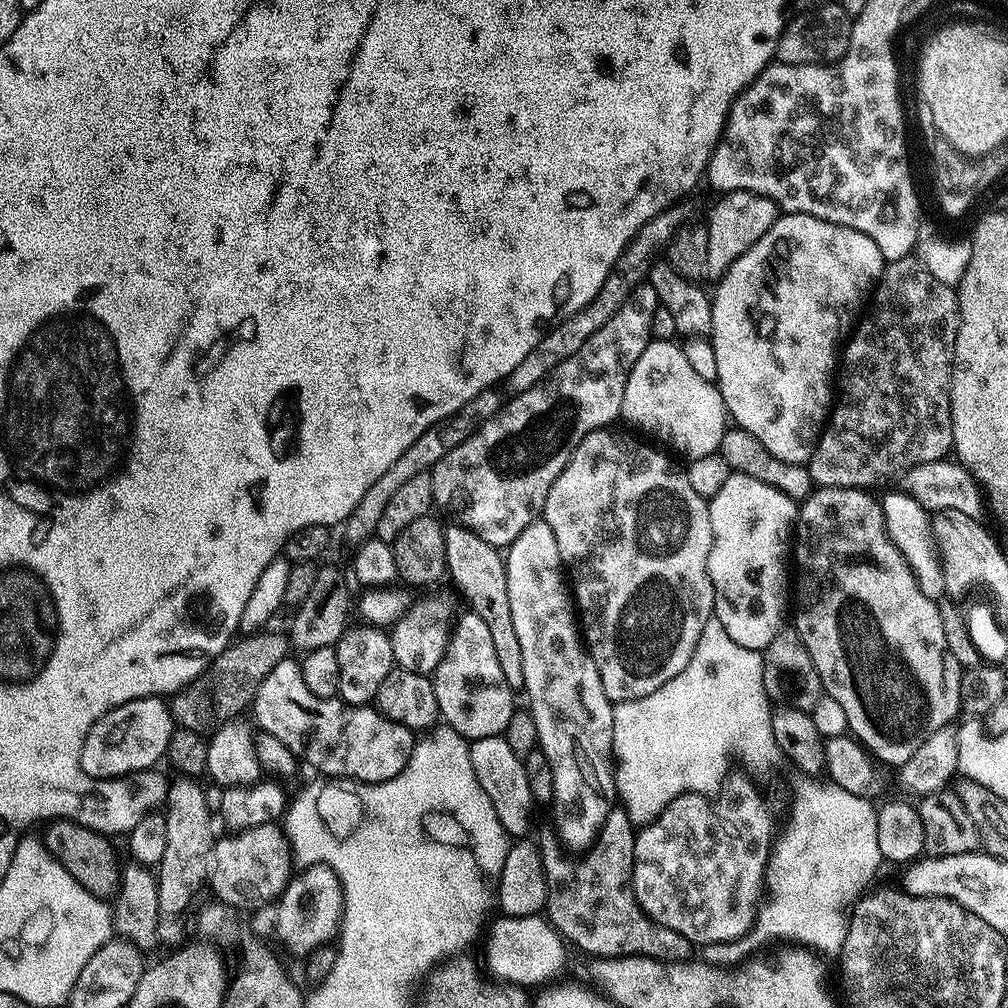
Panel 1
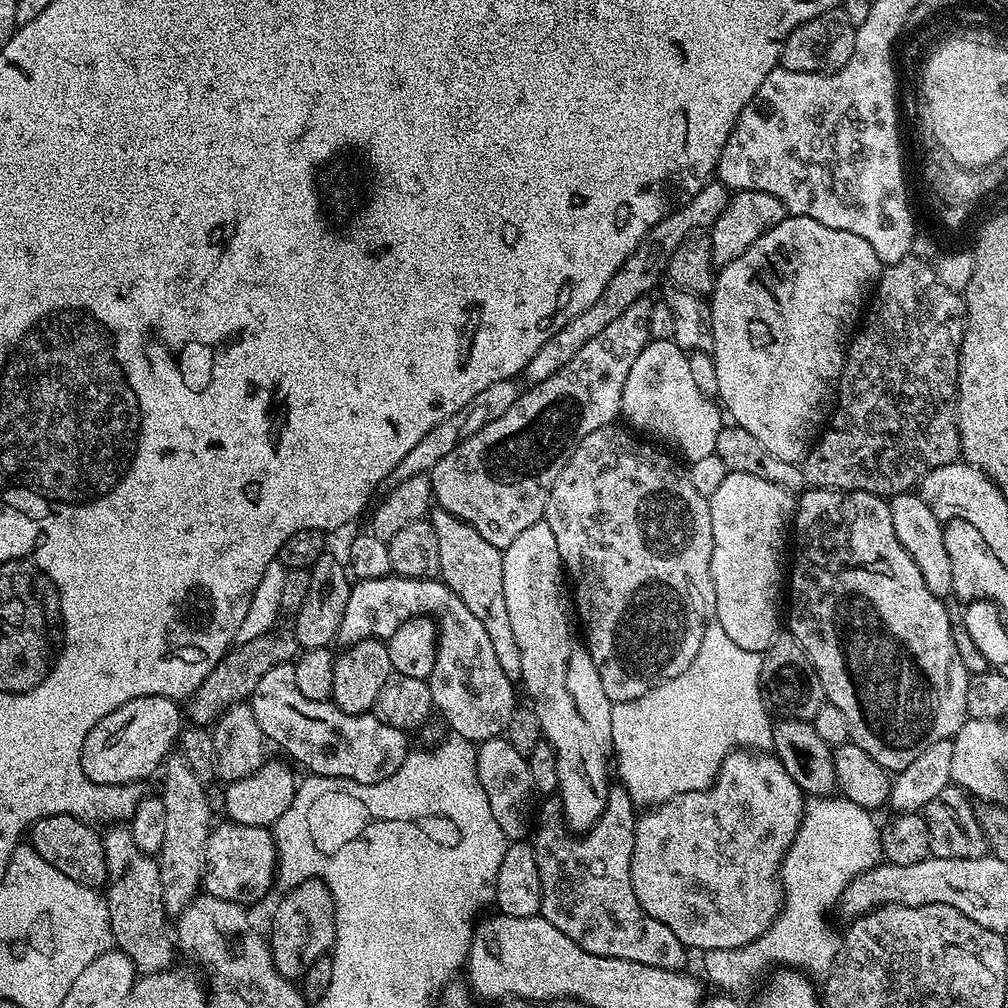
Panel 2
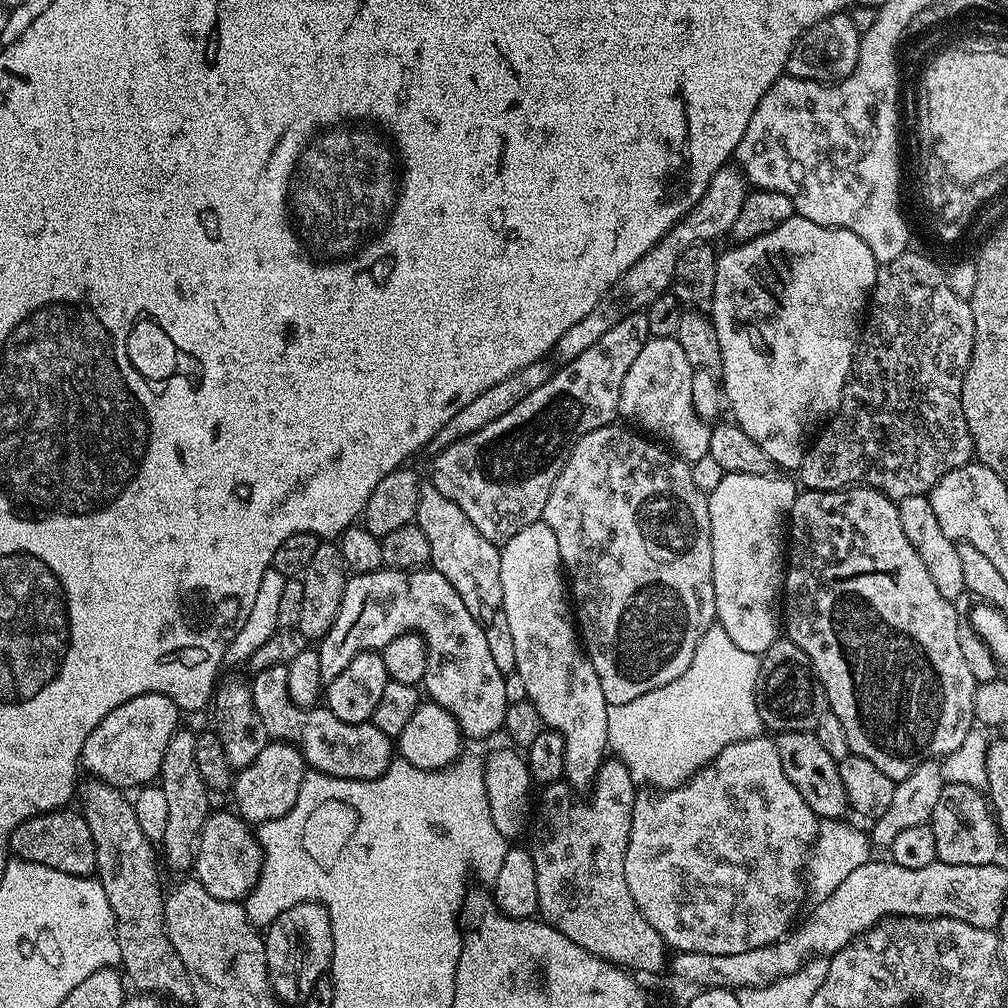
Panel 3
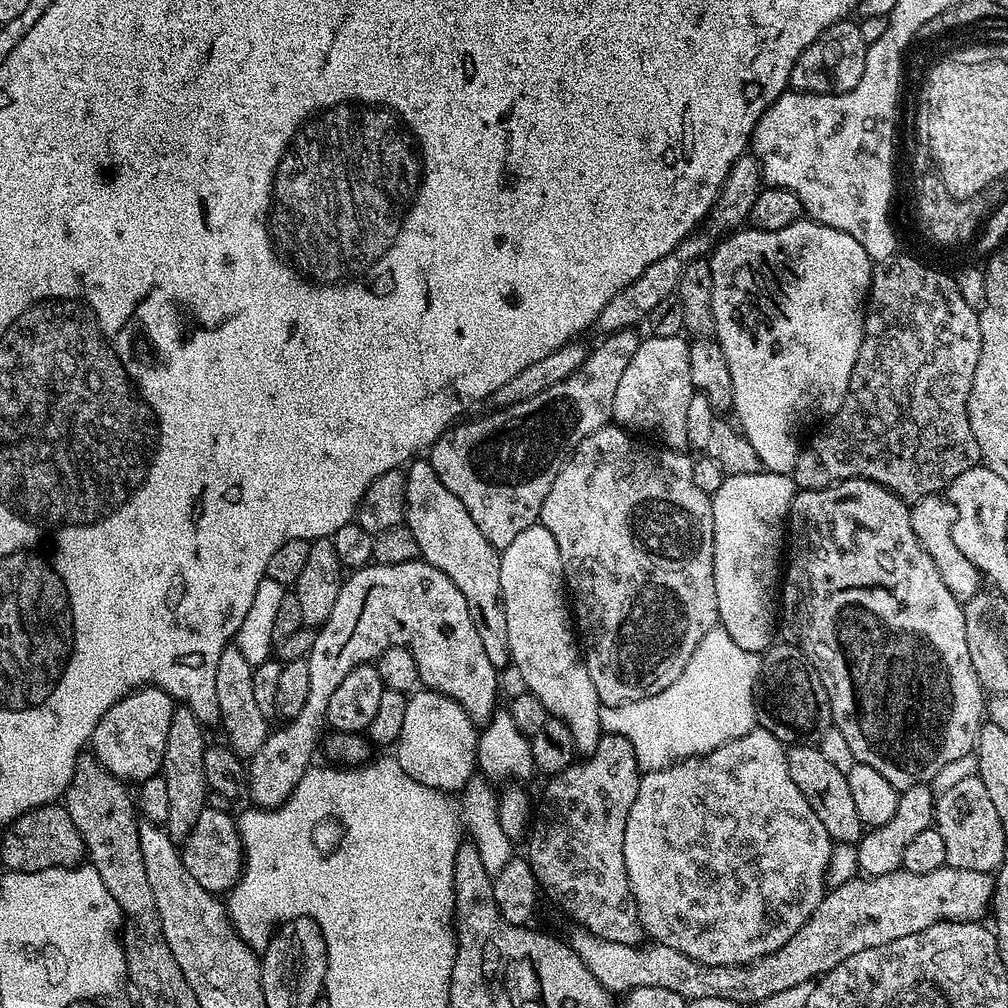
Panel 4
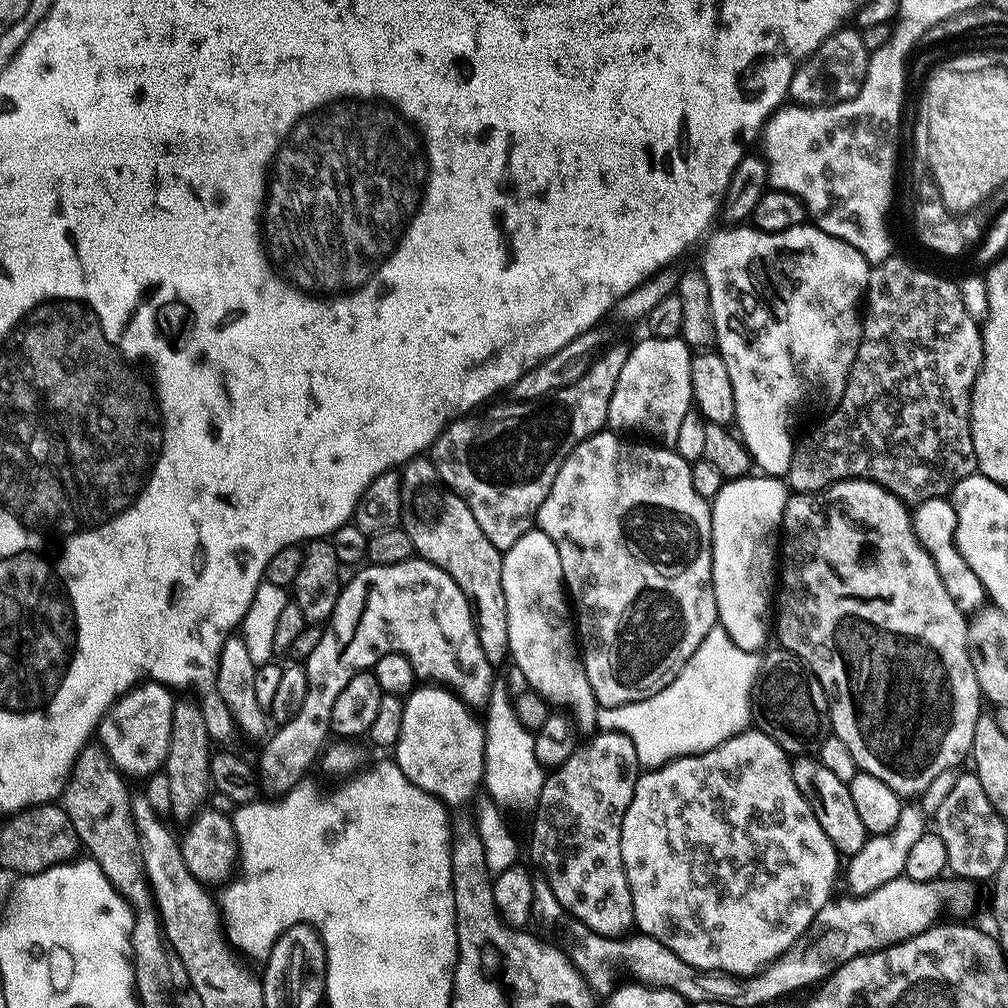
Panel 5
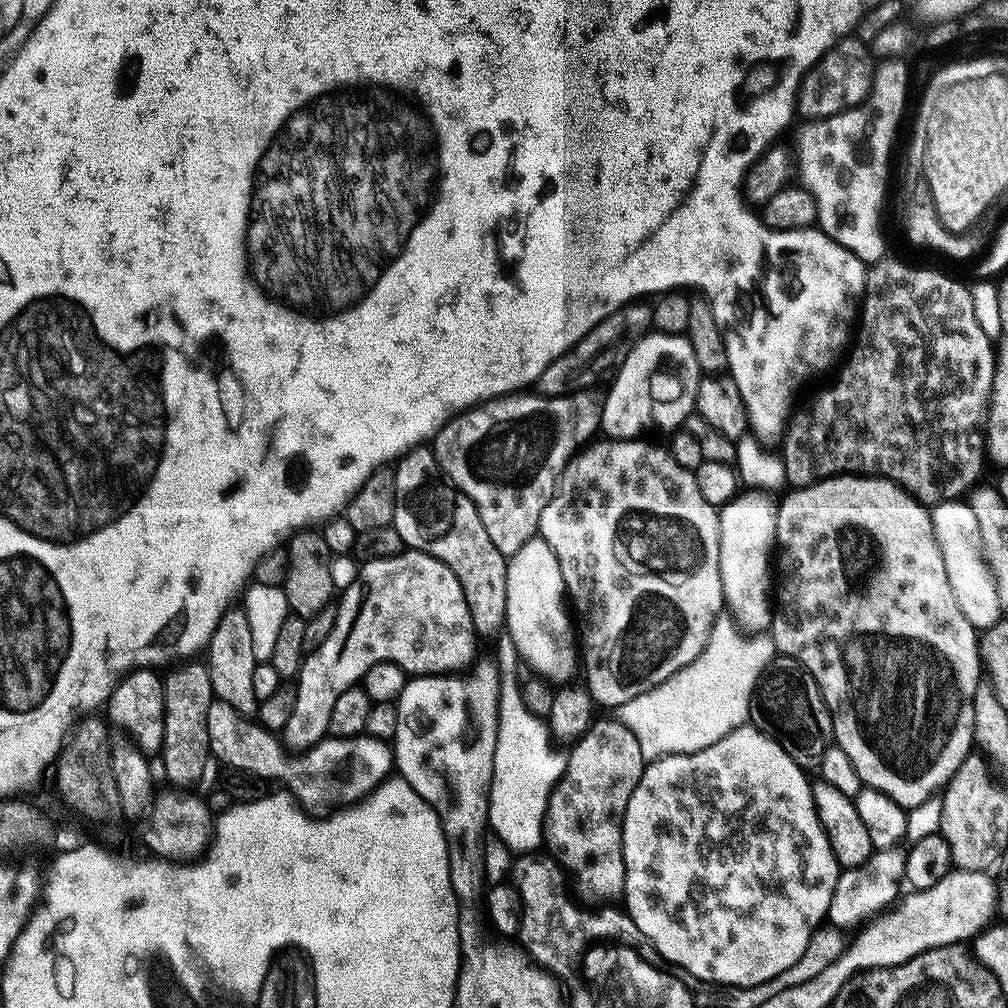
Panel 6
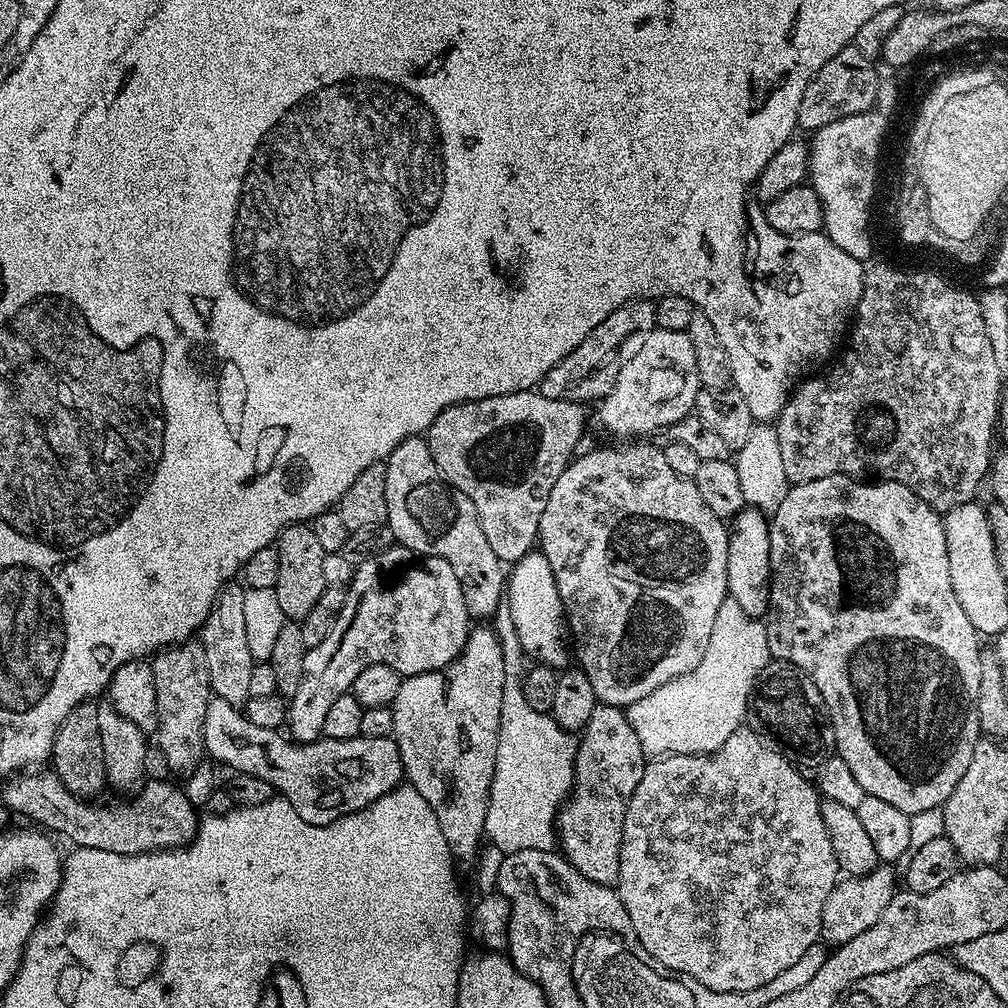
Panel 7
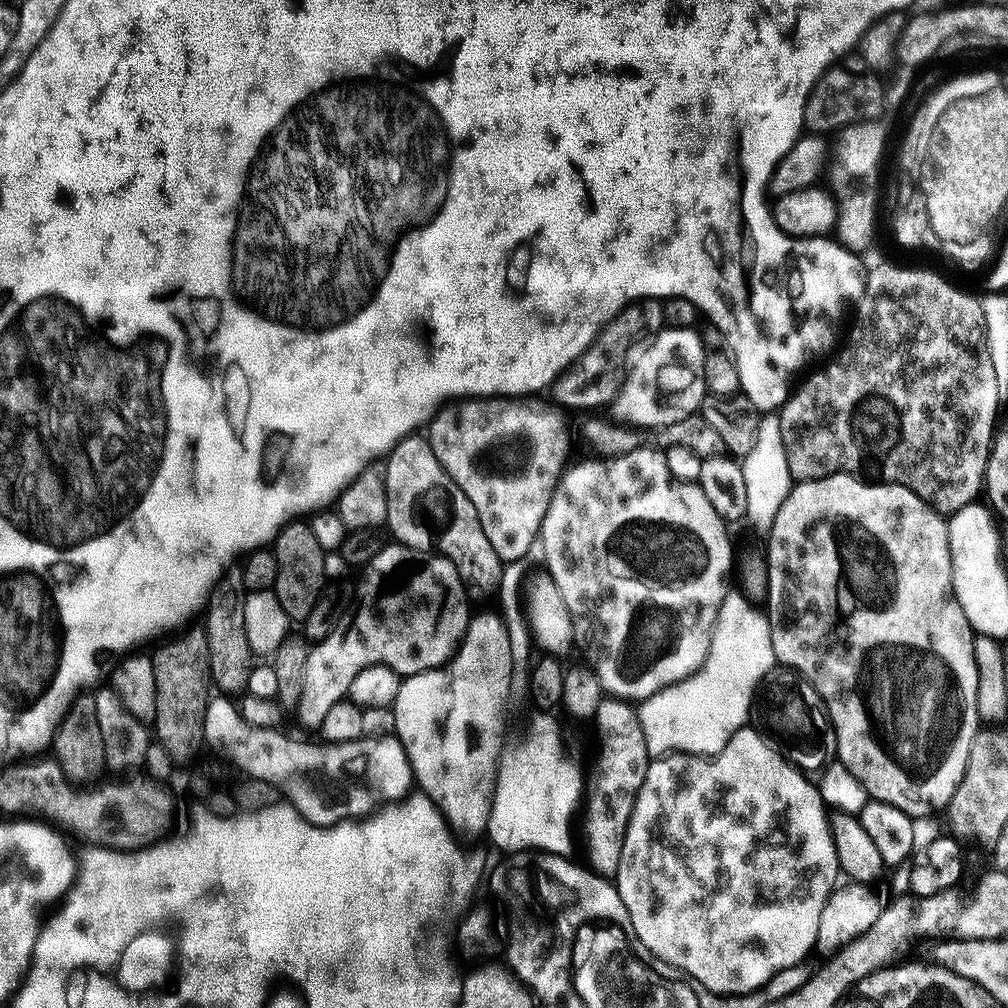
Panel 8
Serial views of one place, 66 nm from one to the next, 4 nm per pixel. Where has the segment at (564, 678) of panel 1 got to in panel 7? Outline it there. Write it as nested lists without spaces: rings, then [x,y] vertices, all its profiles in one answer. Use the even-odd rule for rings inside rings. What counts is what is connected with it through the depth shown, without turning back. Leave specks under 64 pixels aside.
[[[533,550],[516,561],[506,580],[506,608],[512,611],[512,624],[516,627],[514,636],[525,653],[537,652],[539,663],[547,664],[553,670],[569,667],[570,648],[564,645],[564,636],[556,621],[556,611],[559,613],[562,608],[560,591],[556,588],[556,576],[543,551]]]

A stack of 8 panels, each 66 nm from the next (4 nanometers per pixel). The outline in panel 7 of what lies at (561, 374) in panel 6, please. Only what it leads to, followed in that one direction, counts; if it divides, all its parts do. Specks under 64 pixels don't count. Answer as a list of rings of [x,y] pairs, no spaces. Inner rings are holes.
[[[637,298],[622,305],[614,310],[614,314],[610,314],[610,318],[594,326],[594,330],[590,330],[588,337],[574,351],[562,358],[562,362],[558,362],[540,379],[540,395],[551,400],[603,401],[605,396],[612,393],[625,360],[642,347],[654,331],[657,331],[656,306],[651,299]]]

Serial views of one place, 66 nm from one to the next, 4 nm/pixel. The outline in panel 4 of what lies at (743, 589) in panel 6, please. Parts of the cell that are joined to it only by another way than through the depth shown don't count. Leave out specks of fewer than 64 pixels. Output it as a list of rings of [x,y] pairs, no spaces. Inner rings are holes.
[[[761,470],[754,474],[725,476],[722,486],[710,498],[714,518],[714,590],[719,623],[742,646],[742,650],[763,653],[773,643],[772,623],[778,620],[778,589],[782,584],[782,545],[792,497],[798,489],[791,475]]]

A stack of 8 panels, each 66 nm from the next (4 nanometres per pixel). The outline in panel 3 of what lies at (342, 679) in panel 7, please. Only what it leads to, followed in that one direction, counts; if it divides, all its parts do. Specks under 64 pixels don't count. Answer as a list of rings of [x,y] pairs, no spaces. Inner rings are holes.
[[[383,567],[378,572],[353,575],[344,587],[342,606],[338,618],[334,618],[334,626],[330,626],[328,633],[318,641],[322,678],[326,682],[338,678],[355,655],[383,650],[390,642],[394,642],[394,638],[407,632],[416,632],[424,639],[428,657],[422,688],[427,699],[450,713],[469,741],[484,742],[487,736],[494,735],[496,731],[499,733],[504,727],[510,703],[508,684],[504,681],[507,680],[505,673],[498,670],[498,665],[486,646],[486,634],[478,626],[470,610],[466,610],[466,605],[462,603],[462,598],[458,598],[454,586],[450,586],[450,582],[446,582],[446,578],[442,578],[442,574],[434,570],[400,572],[397,568]],[[272,740],[264,750],[245,768],[235,773],[230,796],[236,799],[235,811],[240,819],[253,826],[282,818],[298,802],[298,790],[306,775],[304,756],[295,744],[286,744],[282,740]]]

